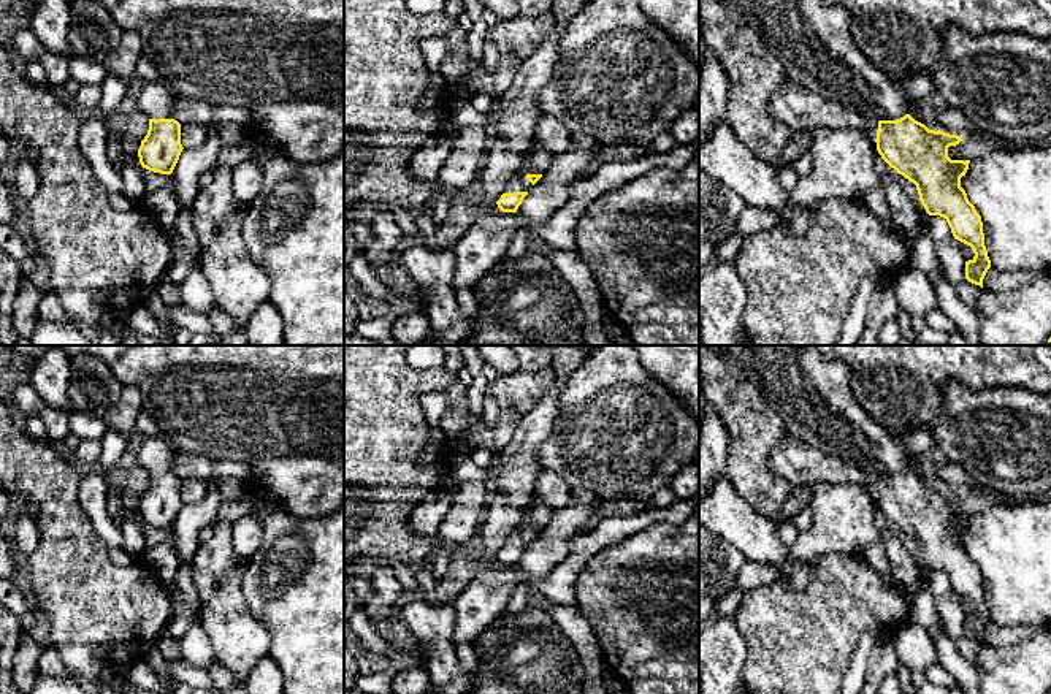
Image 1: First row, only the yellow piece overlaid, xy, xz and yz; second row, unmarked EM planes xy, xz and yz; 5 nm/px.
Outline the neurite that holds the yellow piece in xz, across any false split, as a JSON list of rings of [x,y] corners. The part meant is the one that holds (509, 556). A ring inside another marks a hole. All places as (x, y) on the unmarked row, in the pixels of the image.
[[[537,498],[523,509],[520,524],[507,536],[503,550],[496,556],[499,566],[517,567],[531,542],[550,523],[552,513],[553,510]]]

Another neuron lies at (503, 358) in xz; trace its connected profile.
[[[471,345],[483,363],[496,369],[498,376],[518,372],[518,361],[512,345]]]

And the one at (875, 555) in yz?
[[[881,539],[867,547],[861,556],[880,574],[886,586],[897,588]]]

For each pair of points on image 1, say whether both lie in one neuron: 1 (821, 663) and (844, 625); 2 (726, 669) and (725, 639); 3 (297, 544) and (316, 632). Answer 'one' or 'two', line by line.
1: one
2: one
3: one

